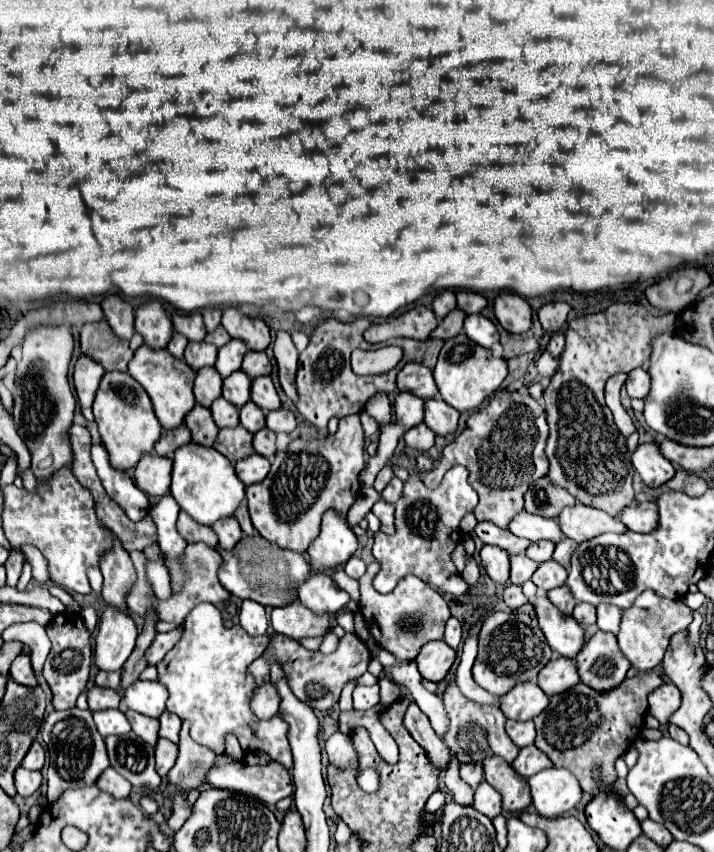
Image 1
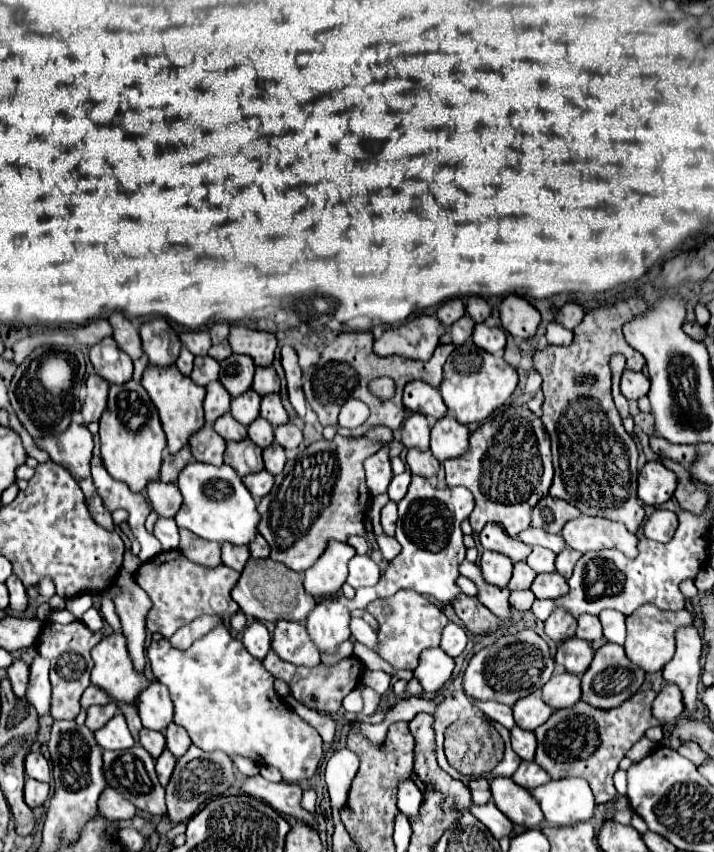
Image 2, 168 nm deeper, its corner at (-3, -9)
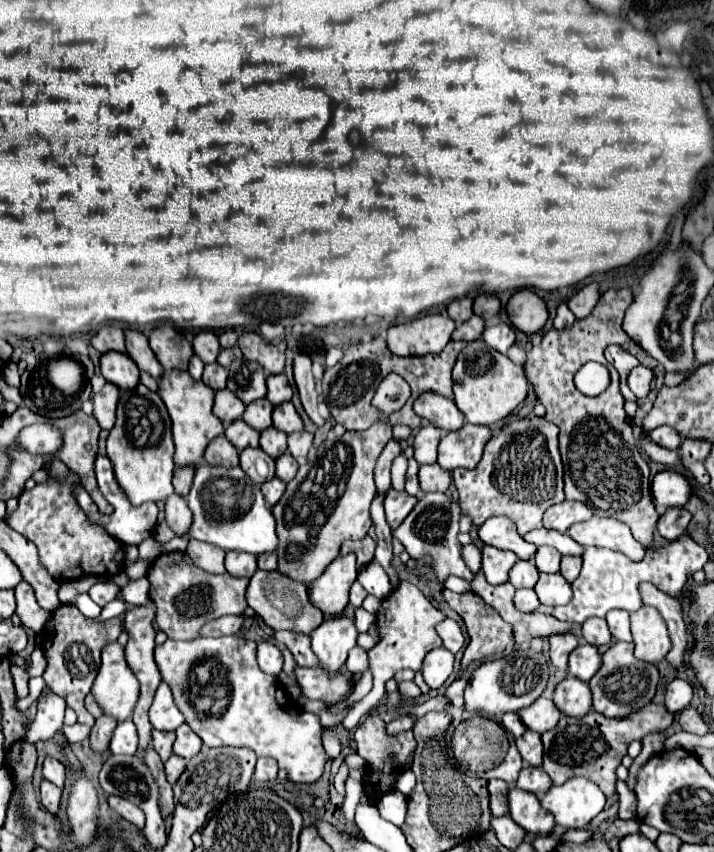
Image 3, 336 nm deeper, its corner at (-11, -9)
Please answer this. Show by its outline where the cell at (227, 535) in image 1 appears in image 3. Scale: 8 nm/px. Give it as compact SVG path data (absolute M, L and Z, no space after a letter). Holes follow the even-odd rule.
M229 552L225 556L225 568L231 576L247 576L251 578L257 570L257 558L251 554L239 554L239 552Z

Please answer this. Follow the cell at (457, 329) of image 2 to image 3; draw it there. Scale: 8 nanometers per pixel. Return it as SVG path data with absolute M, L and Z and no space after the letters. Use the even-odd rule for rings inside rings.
M471 316L467 322L463 322L455 328L453 340L467 340L467 342L477 340L477 338L481 338L483 330L485 330L485 320L479 316Z

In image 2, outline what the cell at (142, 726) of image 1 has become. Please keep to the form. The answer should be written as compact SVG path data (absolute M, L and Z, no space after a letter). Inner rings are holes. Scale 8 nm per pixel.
M141 728L139 742L153 758L159 758L159 754L165 750L165 736L163 736L163 732L157 732L157 730Z

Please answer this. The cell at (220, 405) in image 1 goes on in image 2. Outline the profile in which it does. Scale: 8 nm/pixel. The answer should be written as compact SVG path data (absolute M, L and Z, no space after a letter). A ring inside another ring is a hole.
M229 412L223 414L223 416L219 416L219 418L215 420L215 430L217 430L227 442L229 442L229 440L239 442L239 440L245 440L245 438L247 438L247 426L241 424L241 422L237 422Z

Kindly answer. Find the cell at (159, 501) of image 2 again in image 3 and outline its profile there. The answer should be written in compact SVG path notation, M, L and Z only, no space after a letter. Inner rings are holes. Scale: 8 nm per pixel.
M171 494L165 502L165 520L167 524L171 526L171 530L177 534L177 536L185 536L187 530L191 528L191 510L185 502L183 496L179 494Z

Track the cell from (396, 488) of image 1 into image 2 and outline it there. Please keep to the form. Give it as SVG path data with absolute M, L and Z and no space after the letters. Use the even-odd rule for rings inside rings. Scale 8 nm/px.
M405 470L405 472L399 474L399 476L393 476L393 480L391 480L391 484L389 484L389 490L387 490L389 500L399 502L399 500L407 494L409 482L411 482L411 472L409 472L409 470Z

